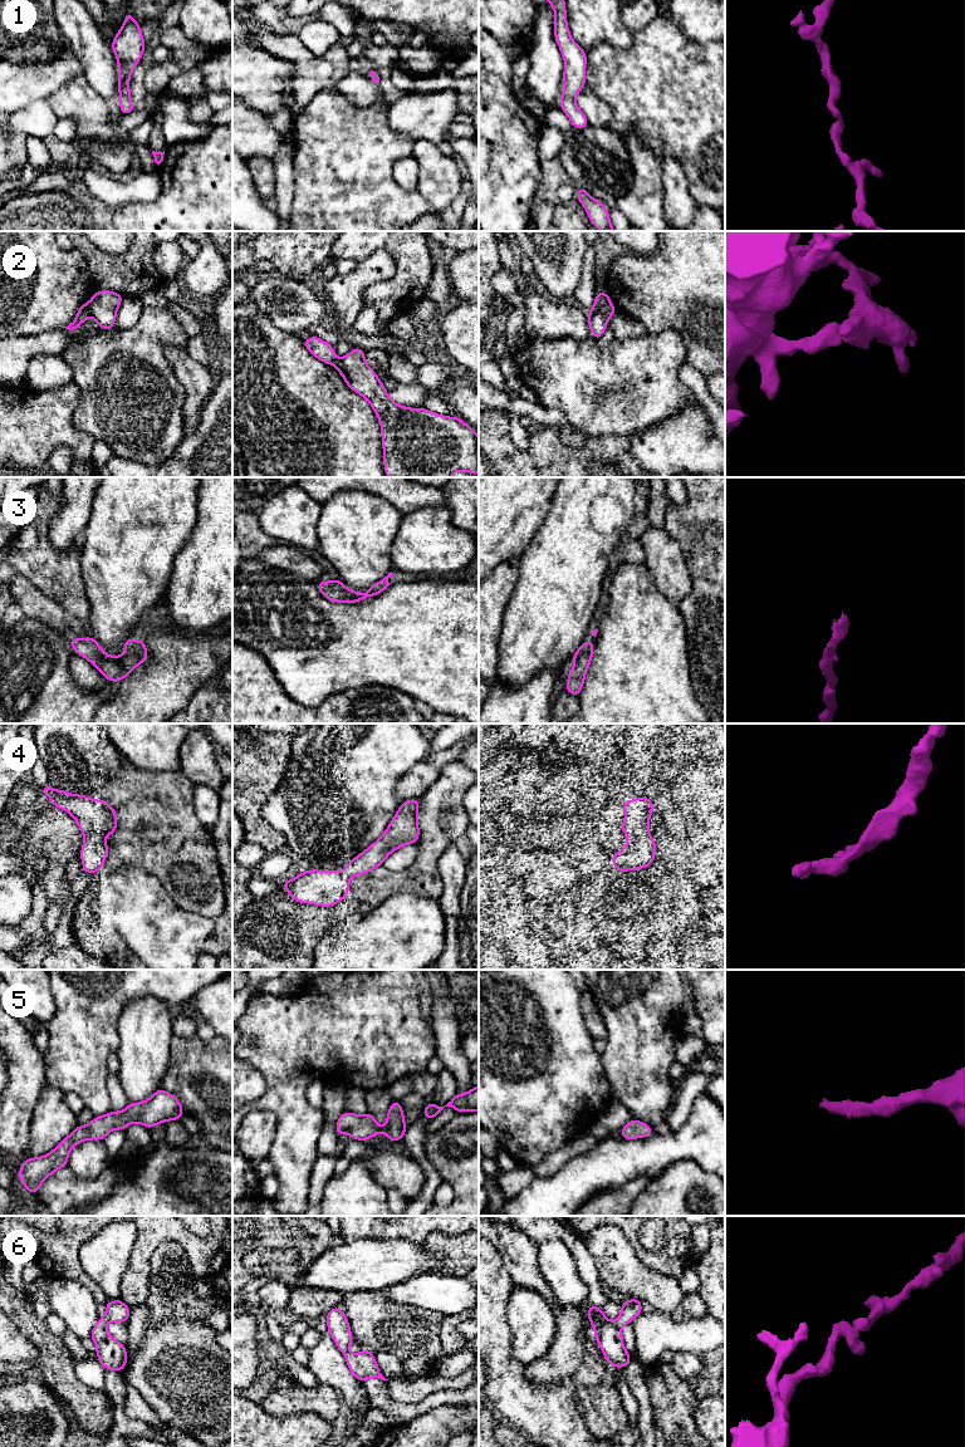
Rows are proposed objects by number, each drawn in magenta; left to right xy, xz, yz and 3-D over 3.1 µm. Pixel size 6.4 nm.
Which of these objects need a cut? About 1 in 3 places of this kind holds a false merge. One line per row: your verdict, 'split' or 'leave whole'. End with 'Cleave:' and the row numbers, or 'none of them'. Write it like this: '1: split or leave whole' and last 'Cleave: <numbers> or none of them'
1: leave whole
2: split
3: leave whole
4: leave whole
5: leave whole
6: leave whole
Cleave: 2

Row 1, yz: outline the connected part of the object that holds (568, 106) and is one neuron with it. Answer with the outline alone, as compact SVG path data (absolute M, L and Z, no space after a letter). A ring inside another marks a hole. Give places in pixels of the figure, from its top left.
M547 0L553 6L555 15L554 38L565 62L563 79L564 90L560 95L559 107L568 116L572 126L583 129L588 119L575 104L574 97L586 84L586 51L573 41L567 24L565 0Z

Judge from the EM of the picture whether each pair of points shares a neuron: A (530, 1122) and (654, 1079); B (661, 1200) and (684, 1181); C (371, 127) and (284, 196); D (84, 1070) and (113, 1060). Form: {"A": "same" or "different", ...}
{"A": "different", "B": "same", "C": "different", "D": "different"}

